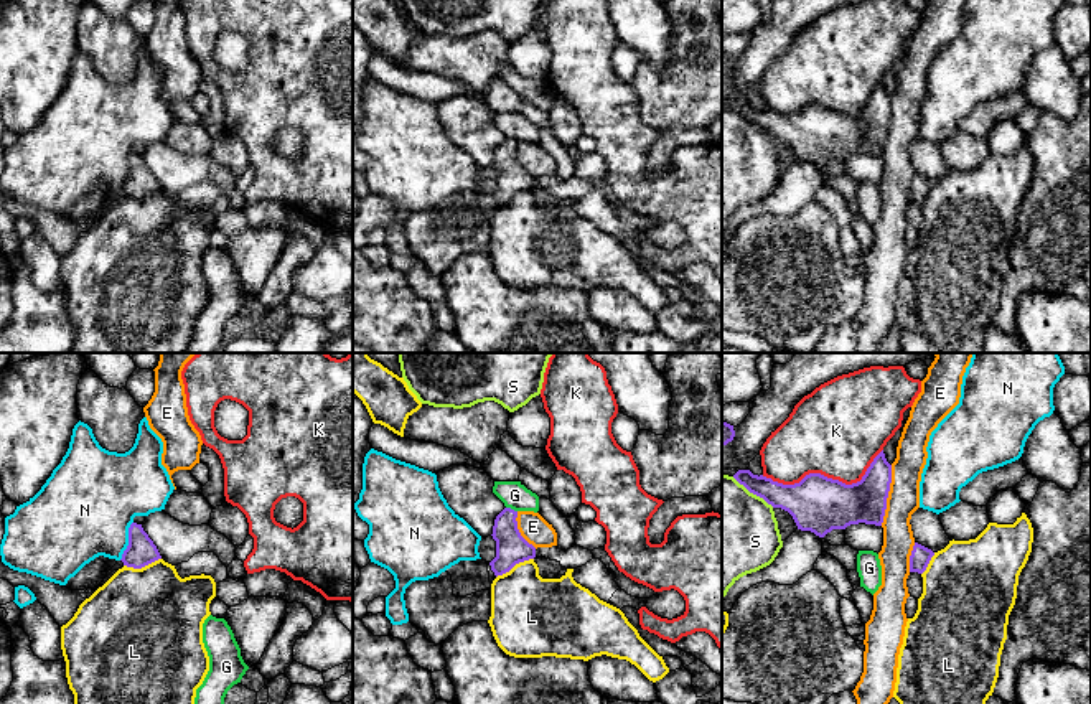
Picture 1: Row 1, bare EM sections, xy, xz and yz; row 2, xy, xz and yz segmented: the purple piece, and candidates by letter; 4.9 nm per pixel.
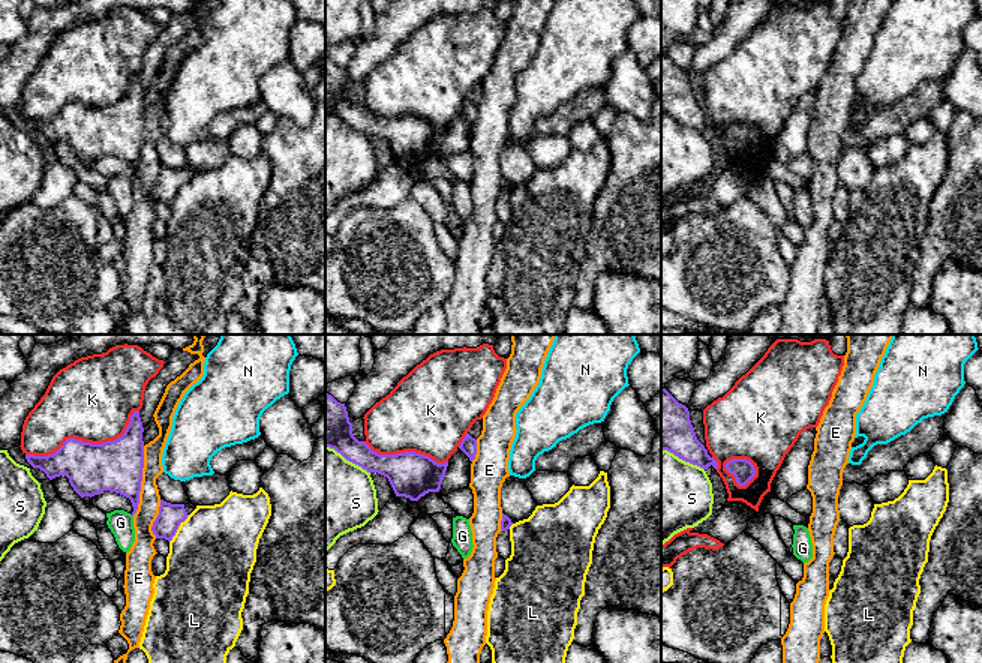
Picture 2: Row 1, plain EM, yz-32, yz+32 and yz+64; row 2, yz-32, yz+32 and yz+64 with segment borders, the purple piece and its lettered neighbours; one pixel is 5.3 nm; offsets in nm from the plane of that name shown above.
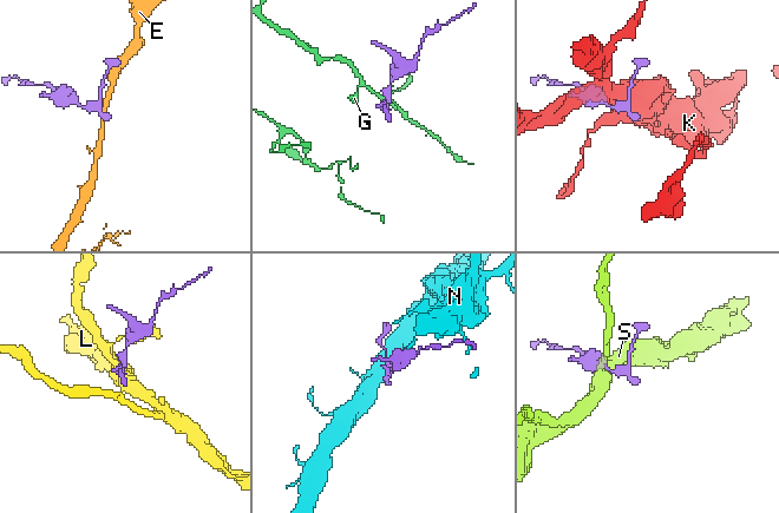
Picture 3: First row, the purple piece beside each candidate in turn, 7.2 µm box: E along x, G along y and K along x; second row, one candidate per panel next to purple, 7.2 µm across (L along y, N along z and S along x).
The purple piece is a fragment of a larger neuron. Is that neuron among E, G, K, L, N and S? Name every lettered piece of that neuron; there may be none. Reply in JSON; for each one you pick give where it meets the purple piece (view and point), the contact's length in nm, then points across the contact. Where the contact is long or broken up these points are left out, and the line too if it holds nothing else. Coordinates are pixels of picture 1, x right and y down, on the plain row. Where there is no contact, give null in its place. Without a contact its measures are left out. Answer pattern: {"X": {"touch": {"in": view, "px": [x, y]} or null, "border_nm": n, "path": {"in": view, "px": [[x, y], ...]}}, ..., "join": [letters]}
{"join": []}

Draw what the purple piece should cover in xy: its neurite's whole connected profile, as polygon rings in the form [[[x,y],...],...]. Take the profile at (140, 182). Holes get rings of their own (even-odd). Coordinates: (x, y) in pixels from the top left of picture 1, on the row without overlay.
[[[132,153],[129,158],[129,176],[120,190],[124,196],[142,199],[158,190],[162,186],[142,155]]]

